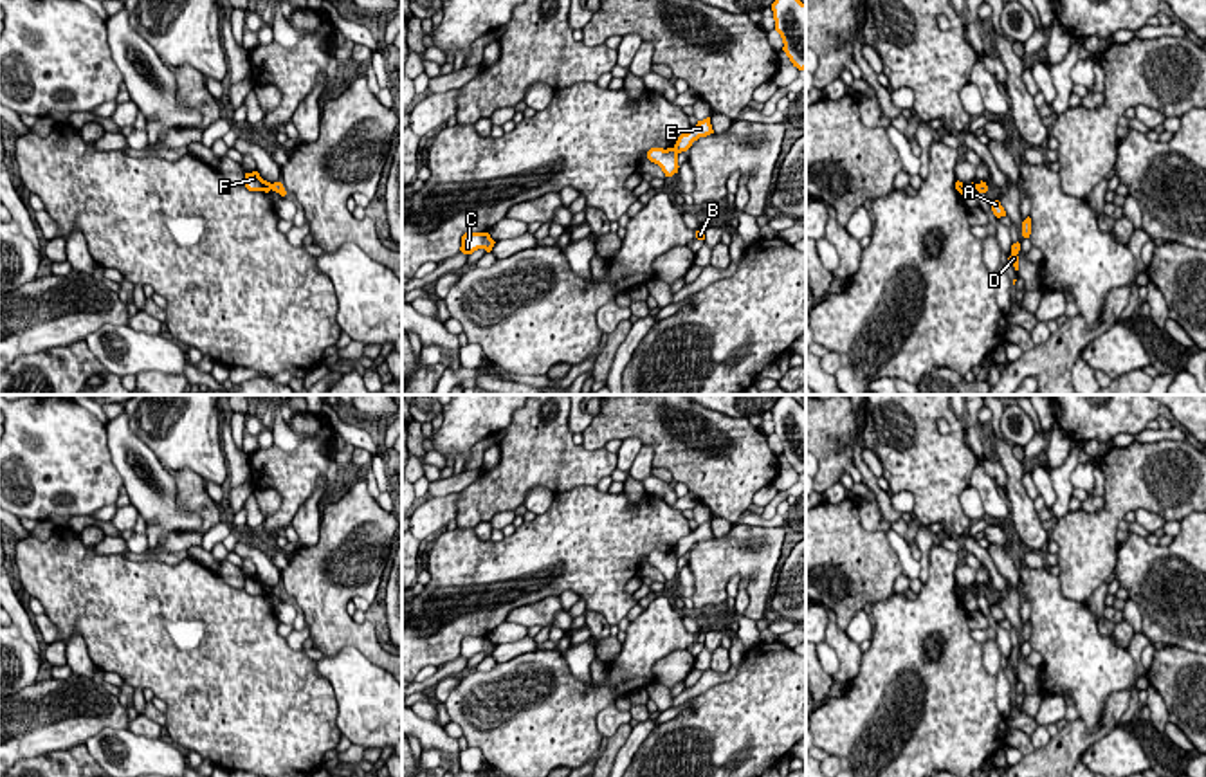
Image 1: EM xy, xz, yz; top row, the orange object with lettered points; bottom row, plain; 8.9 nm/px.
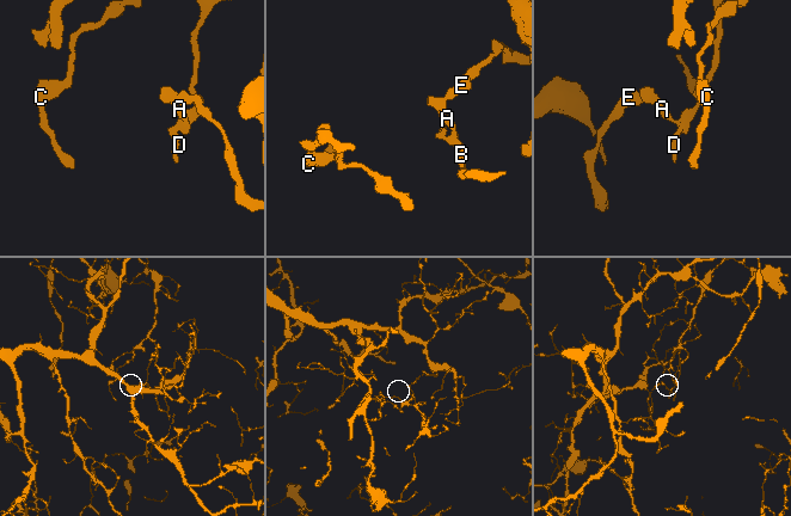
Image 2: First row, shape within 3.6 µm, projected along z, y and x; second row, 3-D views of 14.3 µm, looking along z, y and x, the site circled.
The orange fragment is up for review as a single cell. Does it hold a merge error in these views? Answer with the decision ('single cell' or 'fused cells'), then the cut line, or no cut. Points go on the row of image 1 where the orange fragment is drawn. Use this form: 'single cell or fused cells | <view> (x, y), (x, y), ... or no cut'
fused cells | xz (673, 148), (678, 152)

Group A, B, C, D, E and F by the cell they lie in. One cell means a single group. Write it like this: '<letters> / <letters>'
A B C D F / E

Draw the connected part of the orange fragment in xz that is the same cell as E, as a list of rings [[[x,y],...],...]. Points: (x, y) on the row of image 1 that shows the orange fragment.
[[[710,117],[698,121],[696,126],[692,126],[687,133],[681,133],[674,144],[674,150],[678,153],[687,151],[694,141],[698,141],[699,137],[707,137],[714,133],[712,124],[710,124]]]

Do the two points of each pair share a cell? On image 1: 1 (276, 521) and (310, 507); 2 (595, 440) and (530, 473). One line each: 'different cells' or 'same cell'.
1: different cells
2: different cells

